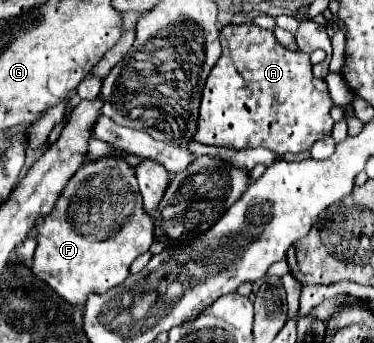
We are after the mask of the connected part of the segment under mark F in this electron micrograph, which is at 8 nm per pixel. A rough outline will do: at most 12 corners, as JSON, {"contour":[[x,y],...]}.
{"contour":[[86,163],[36,223],[32,273],[72,307],[154,243],[134,171]]}

